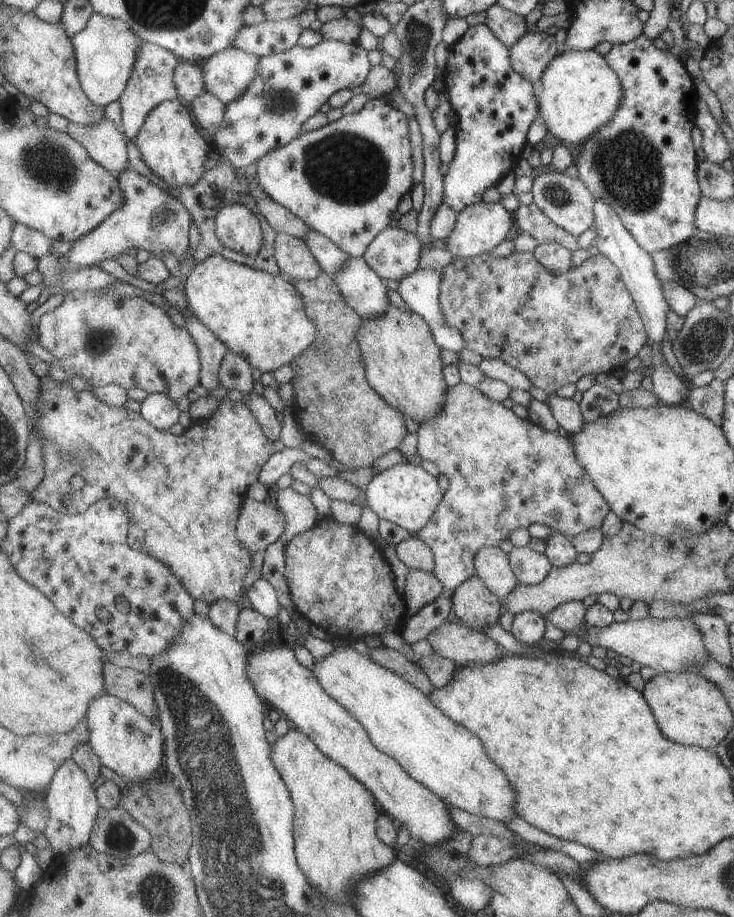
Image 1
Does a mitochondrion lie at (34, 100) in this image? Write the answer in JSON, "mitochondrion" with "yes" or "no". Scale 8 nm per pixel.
{"mitochondrion":"no"}

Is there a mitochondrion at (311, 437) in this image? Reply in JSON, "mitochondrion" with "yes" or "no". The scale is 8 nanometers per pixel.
{"mitochondrion":"no"}

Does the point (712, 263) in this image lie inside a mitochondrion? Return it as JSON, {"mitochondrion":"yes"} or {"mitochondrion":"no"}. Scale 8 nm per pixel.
{"mitochondrion":"yes"}

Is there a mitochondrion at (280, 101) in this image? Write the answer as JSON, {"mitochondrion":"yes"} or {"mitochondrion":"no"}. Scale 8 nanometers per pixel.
{"mitochondrion":"yes"}

